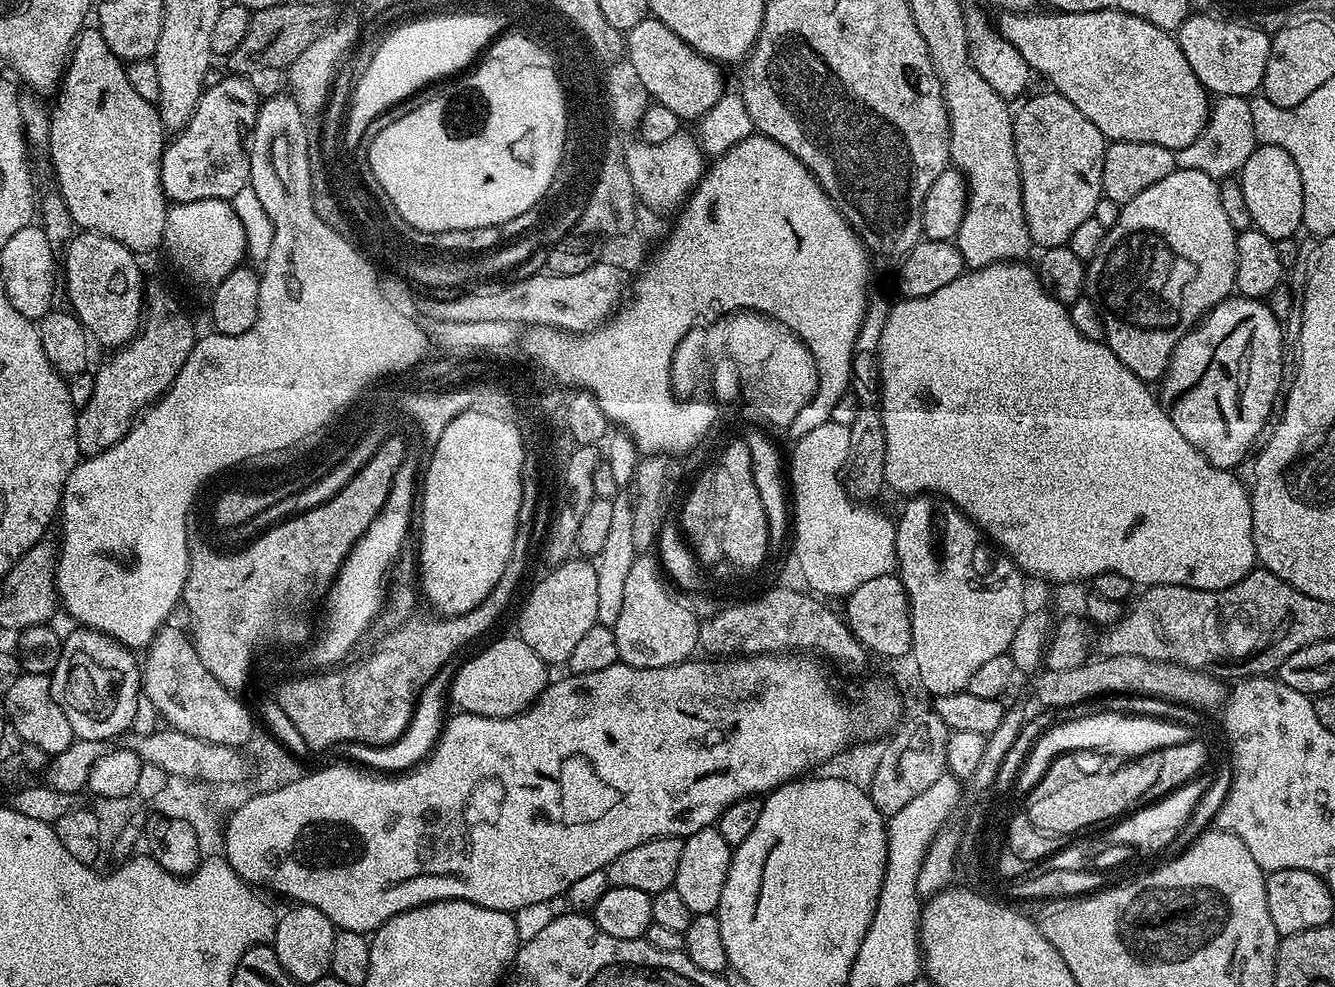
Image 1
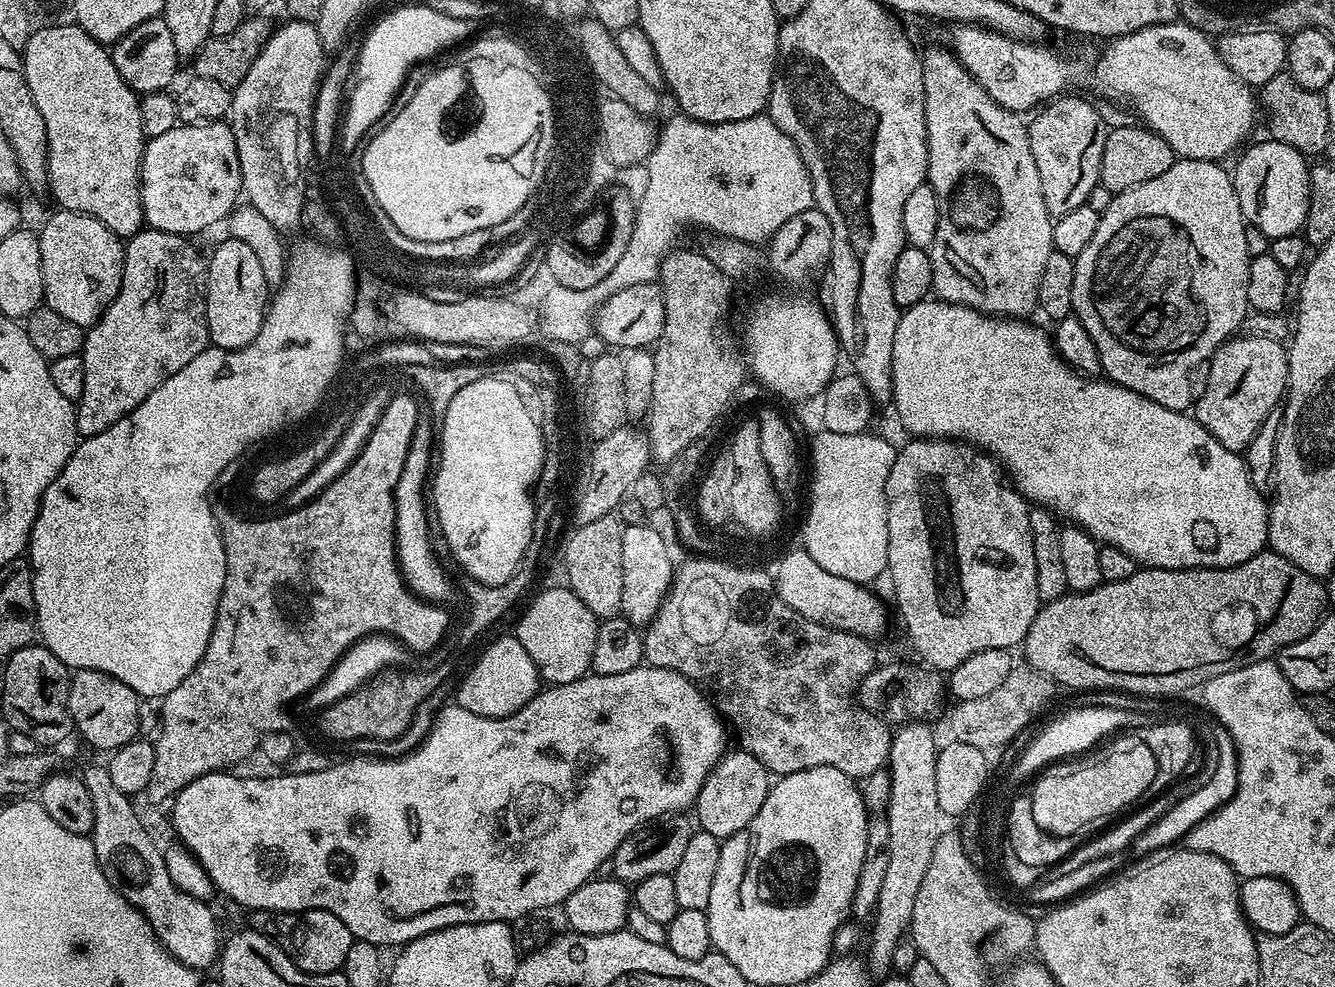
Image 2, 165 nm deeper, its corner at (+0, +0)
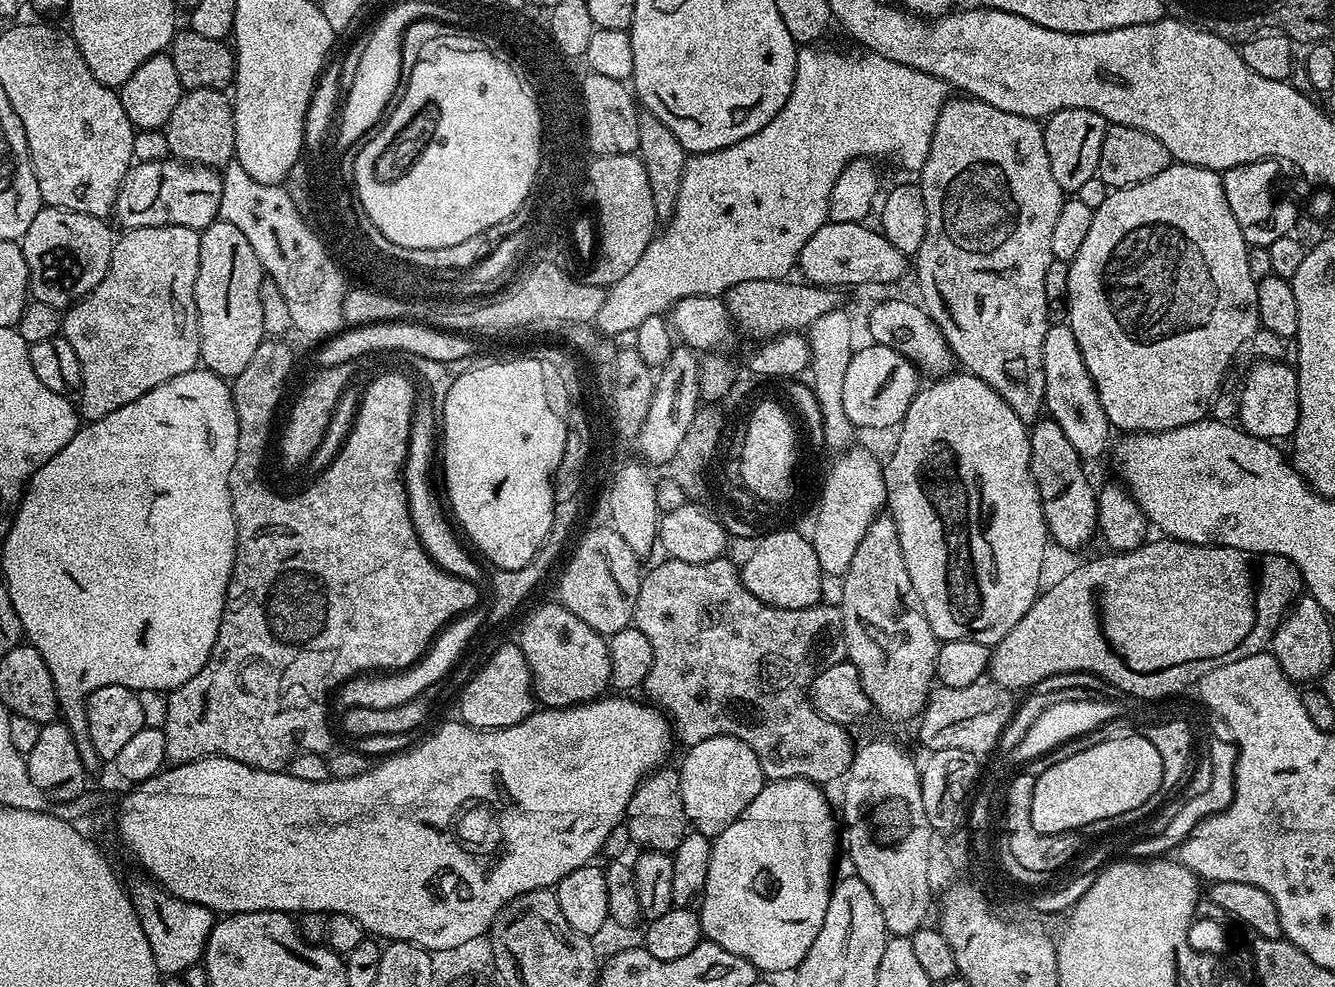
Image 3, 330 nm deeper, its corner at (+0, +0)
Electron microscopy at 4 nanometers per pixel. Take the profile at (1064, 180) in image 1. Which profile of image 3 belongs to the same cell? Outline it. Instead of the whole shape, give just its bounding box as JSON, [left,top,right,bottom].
[1043,108,1108,193]

